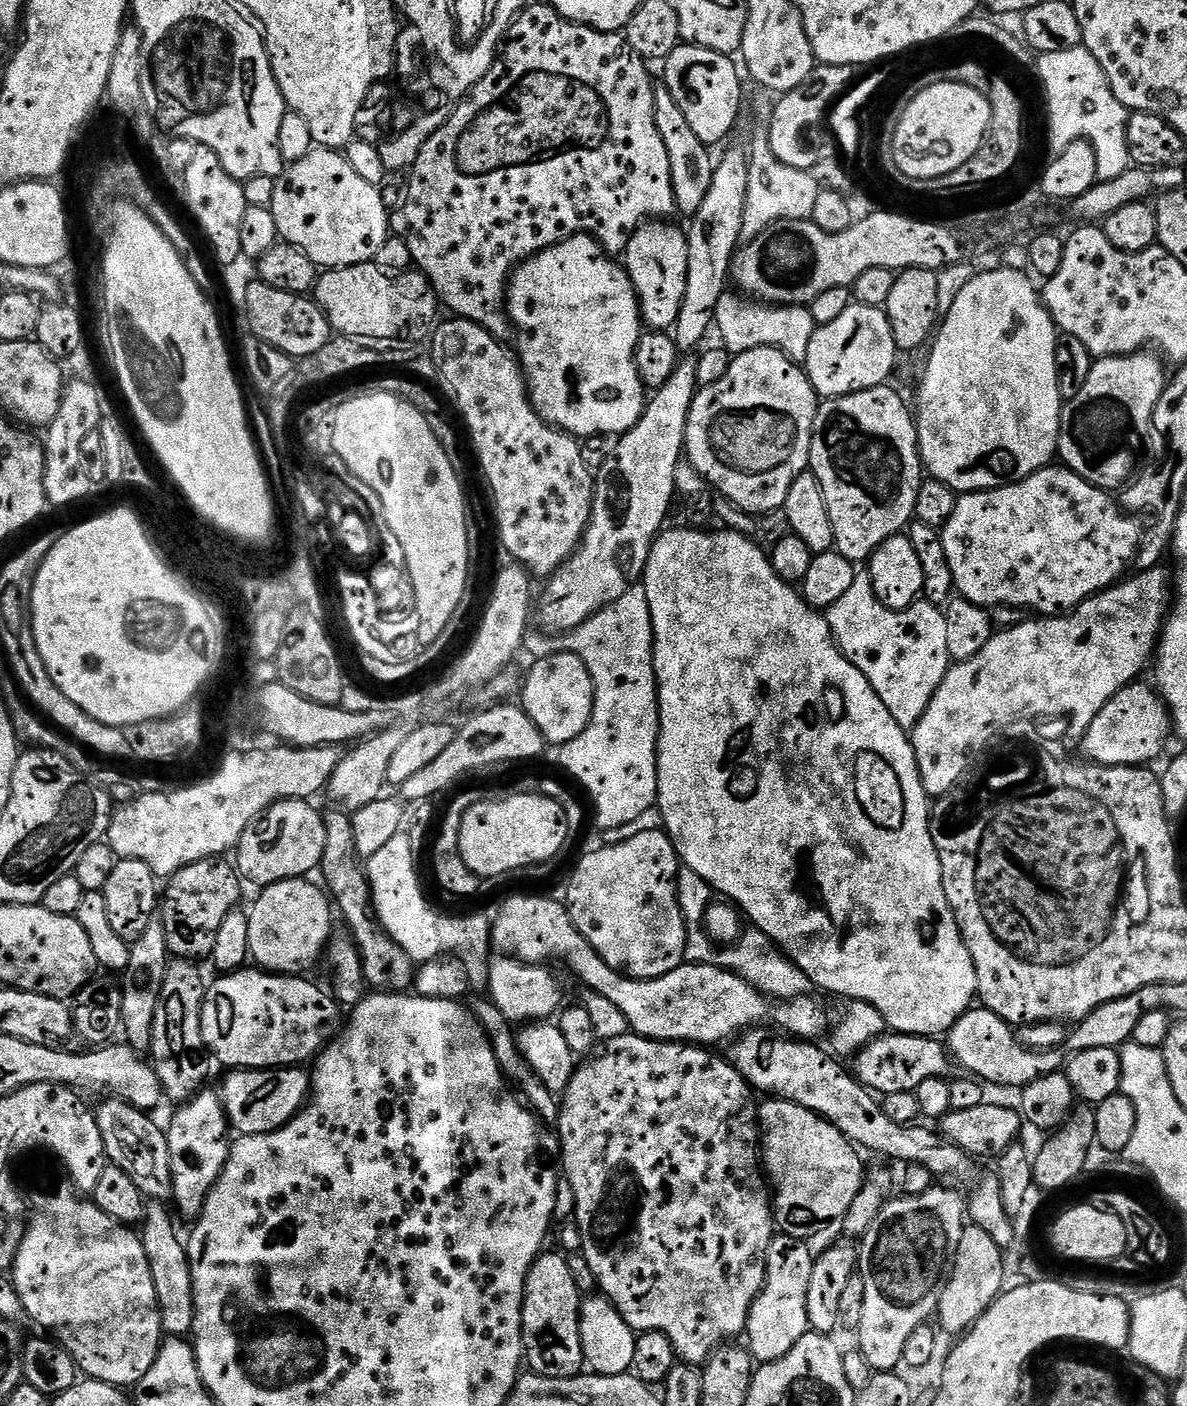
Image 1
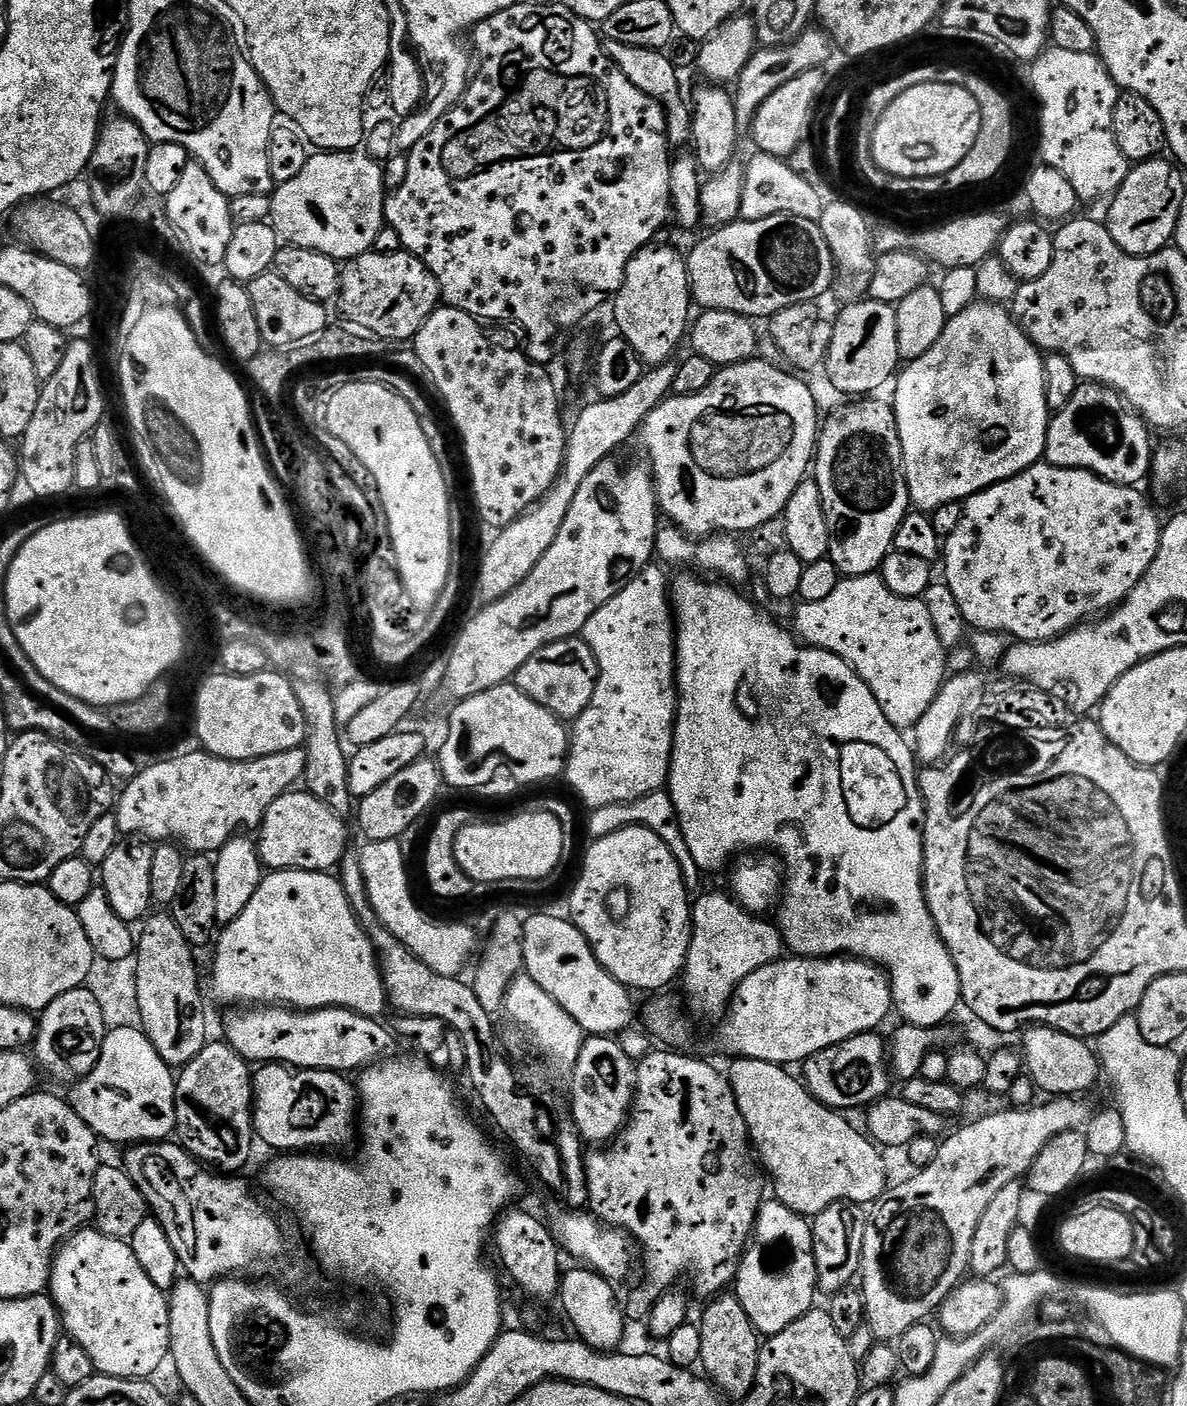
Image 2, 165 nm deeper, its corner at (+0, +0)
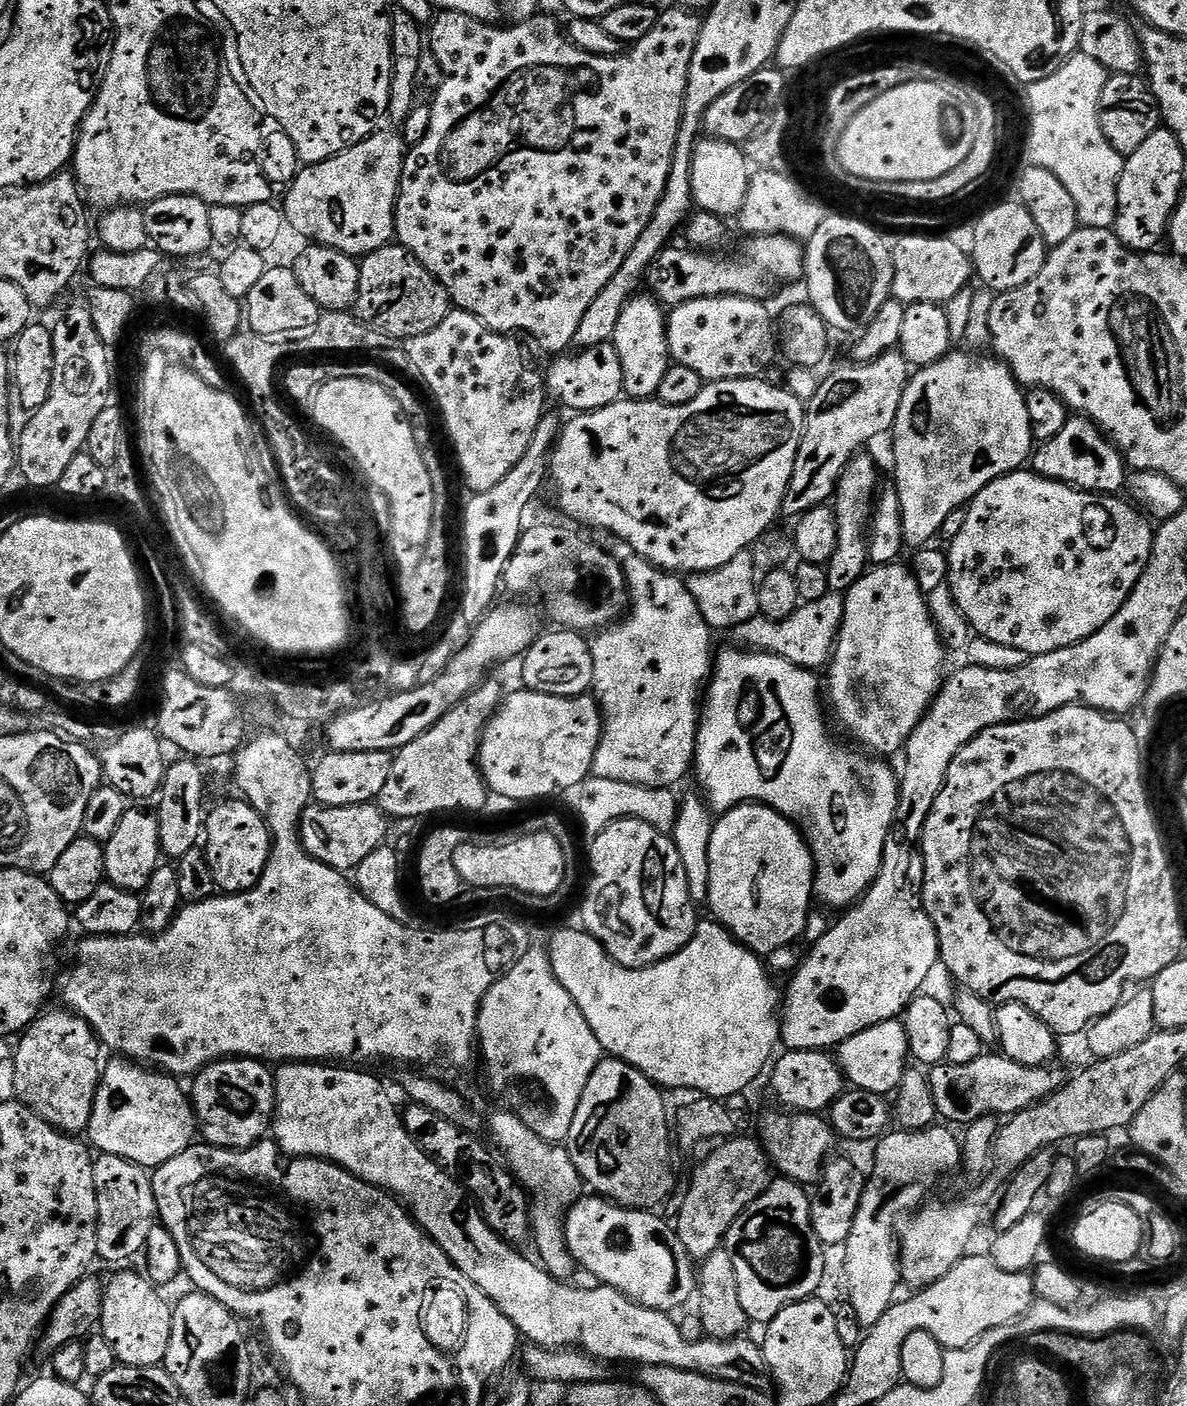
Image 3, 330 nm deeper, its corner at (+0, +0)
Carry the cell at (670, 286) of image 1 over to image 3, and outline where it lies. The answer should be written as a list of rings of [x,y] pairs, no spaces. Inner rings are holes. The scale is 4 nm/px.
[[[637,294],[629,300],[618,318],[618,327],[614,330],[611,343],[618,350],[618,359],[622,362],[622,382],[624,396],[634,400],[653,399],[666,378],[666,370],[673,363],[668,349],[668,317],[666,308],[655,295]]]

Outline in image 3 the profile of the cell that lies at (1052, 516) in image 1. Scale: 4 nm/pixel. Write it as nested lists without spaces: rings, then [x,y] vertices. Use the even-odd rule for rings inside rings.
[[[1017,470],[1007,472],[1005,476],[998,477],[990,482],[979,494],[967,505],[966,523],[954,538],[947,545],[948,554],[948,582],[947,591],[952,591],[952,600],[956,608],[968,619],[968,624],[973,628],[977,637],[983,637],[992,643],[1000,643],[1002,646],[1014,647],[1015,650],[1024,651],[1029,658],[1050,654],[1054,650],[1062,650],[1066,646],[1074,646],[1086,638],[1090,638],[1130,598],[1134,586],[1138,586],[1138,578],[1146,570],[1146,566],[1152,557],[1152,537],[1154,535],[1154,524],[1144,512],[1127,499],[1116,494],[1097,494],[1084,492],[1081,488],[1071,488],[1069,484],[1063,484],[1057,480],[1047,480],[1045,476],[1038,476],[1031,470]]]

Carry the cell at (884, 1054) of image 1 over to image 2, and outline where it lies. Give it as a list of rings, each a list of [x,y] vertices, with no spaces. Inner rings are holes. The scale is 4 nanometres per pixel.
[[[863,1032],[854,1038],[846,1038],[818,1054],[814,1054],[810,1059],[804,1061],[802,1065],[802,1081],[809,1094],[825,1107],[835,1110],[846,1110],[844,1108],[867,1109],[878,1100],[883,1100],[889,1095],[888,1080],[890,1081],[890,1056],[886,1051],[886,1040],[876,1032]]]

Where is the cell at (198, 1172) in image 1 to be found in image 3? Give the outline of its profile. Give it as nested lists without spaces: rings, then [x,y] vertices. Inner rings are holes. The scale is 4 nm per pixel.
[[[251,1058],[216,1060],[197,1072],[191,1084],[192,1111],[196,1113],[203,1143],[213,1144],[215,1148],[241,1149],[258,1144],[269,1135],[276,1114],[276,1078],[265,1061]]]

